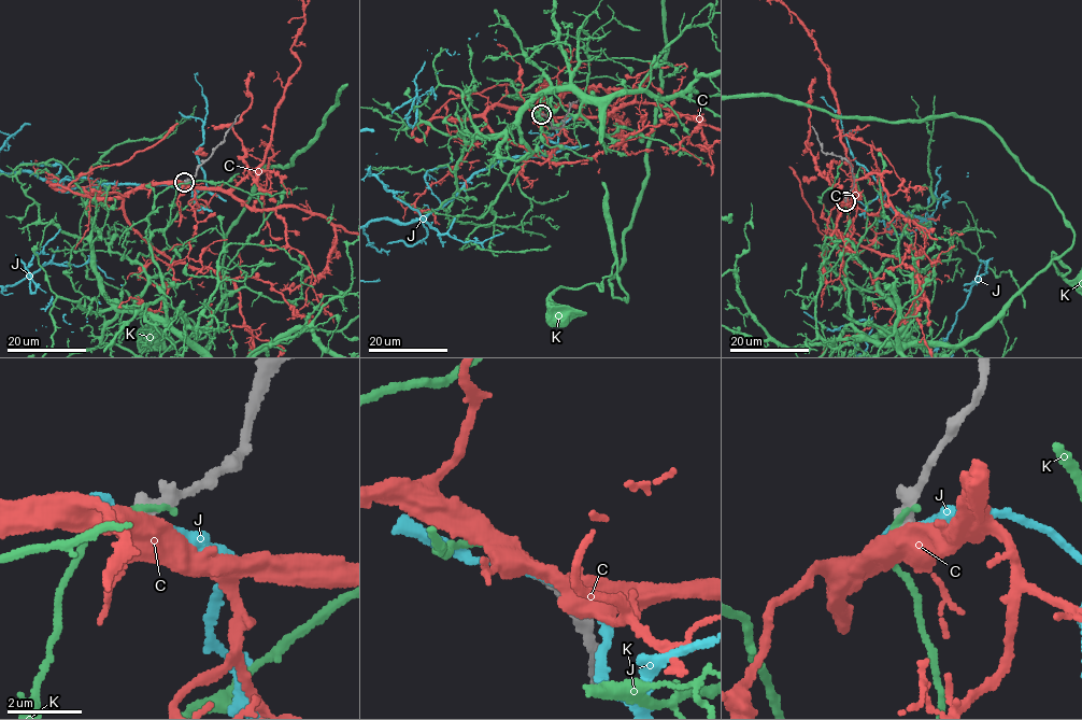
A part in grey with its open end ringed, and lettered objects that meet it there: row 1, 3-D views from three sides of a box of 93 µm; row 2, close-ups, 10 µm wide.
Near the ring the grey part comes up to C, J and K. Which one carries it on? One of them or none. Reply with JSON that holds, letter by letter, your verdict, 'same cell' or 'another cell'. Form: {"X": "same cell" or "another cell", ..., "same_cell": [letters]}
{"C": "another cell", "J": "another cell", "K": "another cell", "same_cell": []}

